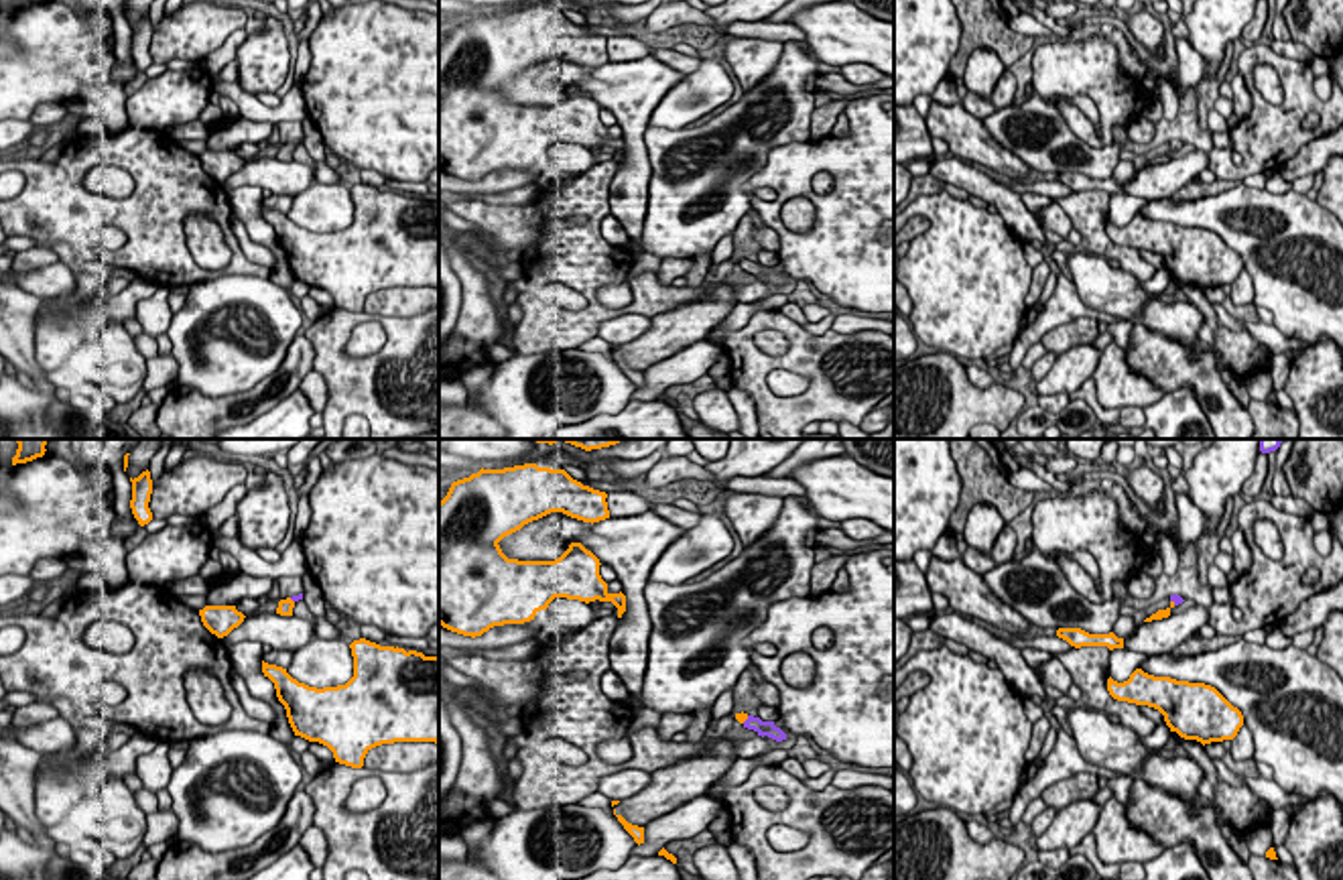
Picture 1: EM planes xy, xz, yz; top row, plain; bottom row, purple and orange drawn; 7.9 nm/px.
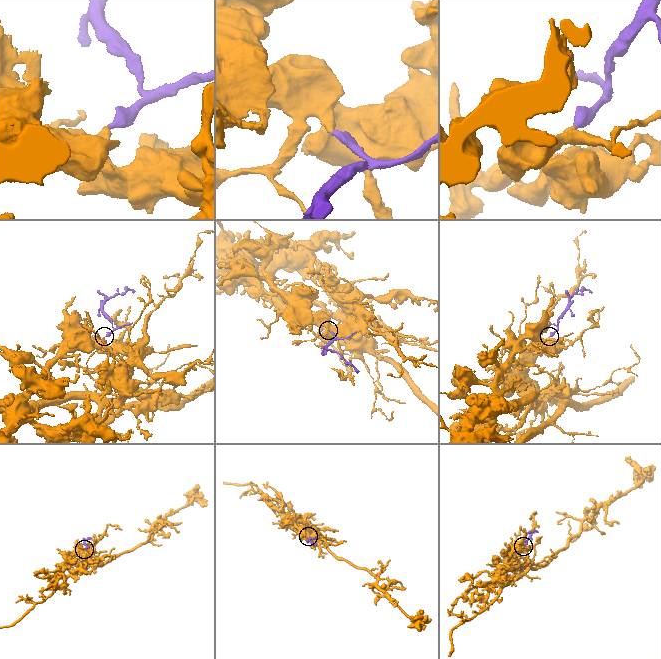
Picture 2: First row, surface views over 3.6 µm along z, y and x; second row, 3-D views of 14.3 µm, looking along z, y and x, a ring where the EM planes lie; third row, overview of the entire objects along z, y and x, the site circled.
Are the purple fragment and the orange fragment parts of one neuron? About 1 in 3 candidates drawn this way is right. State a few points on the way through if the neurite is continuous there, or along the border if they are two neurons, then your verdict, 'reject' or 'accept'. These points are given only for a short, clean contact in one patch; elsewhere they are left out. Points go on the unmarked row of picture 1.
across xz (764, 273), (746, 265), (742, 261) | accept

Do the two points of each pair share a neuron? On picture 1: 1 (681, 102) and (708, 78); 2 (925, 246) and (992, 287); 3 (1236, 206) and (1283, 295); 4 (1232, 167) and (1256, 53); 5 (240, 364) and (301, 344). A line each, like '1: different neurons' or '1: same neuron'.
1: same neuron
2: same neuron
3: same neuron
4: same neuron
5: different neurons

